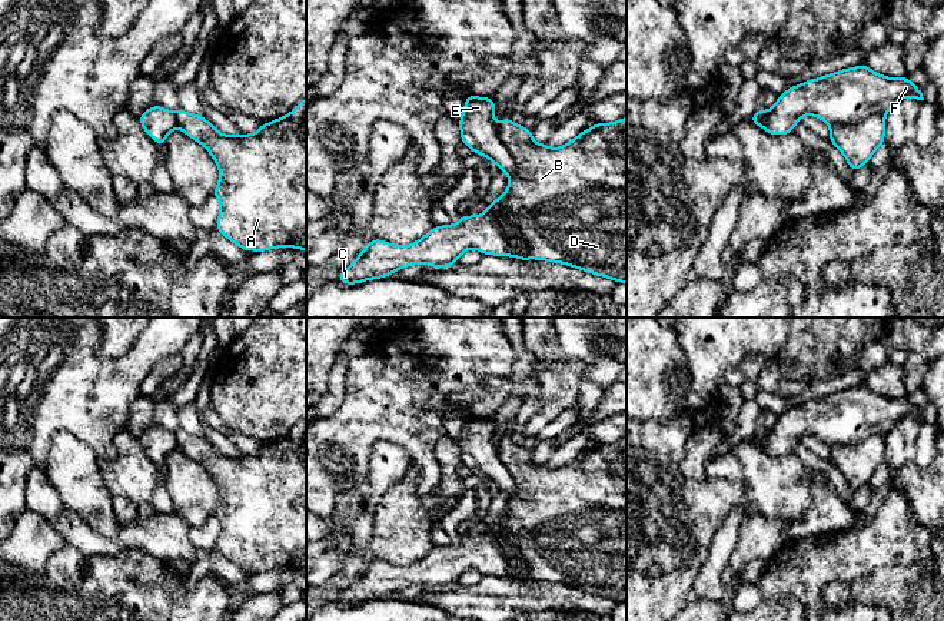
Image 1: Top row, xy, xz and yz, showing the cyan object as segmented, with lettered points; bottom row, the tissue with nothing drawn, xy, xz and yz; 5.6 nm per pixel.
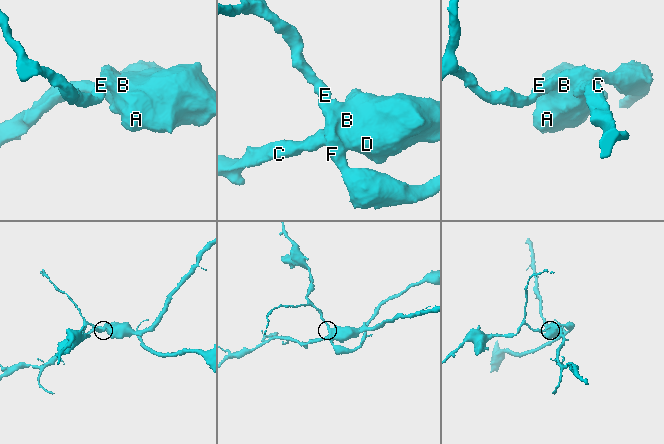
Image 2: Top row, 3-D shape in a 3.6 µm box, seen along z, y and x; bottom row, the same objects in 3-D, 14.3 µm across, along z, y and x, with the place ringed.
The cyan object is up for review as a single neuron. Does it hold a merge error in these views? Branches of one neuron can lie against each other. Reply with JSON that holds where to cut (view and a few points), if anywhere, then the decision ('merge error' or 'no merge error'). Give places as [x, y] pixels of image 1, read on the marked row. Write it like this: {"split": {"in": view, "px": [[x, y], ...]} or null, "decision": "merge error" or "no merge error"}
{"split": {"in": "xz", "px": [[502, 219], [518, 232], [531, 256]]}, "decision": "merge error"}

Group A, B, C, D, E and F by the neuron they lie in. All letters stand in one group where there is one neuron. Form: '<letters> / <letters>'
A B C D / E F

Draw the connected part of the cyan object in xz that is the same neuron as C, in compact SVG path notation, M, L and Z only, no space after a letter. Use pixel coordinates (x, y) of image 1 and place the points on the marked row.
M509 116L496 126L496 132L515 160L503 205L488 207L479 216L461 215L458 225L433 226L408 246L372 239L336 279L355 285L390 276L415 263L446 268L471 248L482 255L509 256L512 245L501 228L501 222L508 220L519 232L532 259L565 263L626 283L626 117L595 123L556 149L534 143L532 130L513 123Z

